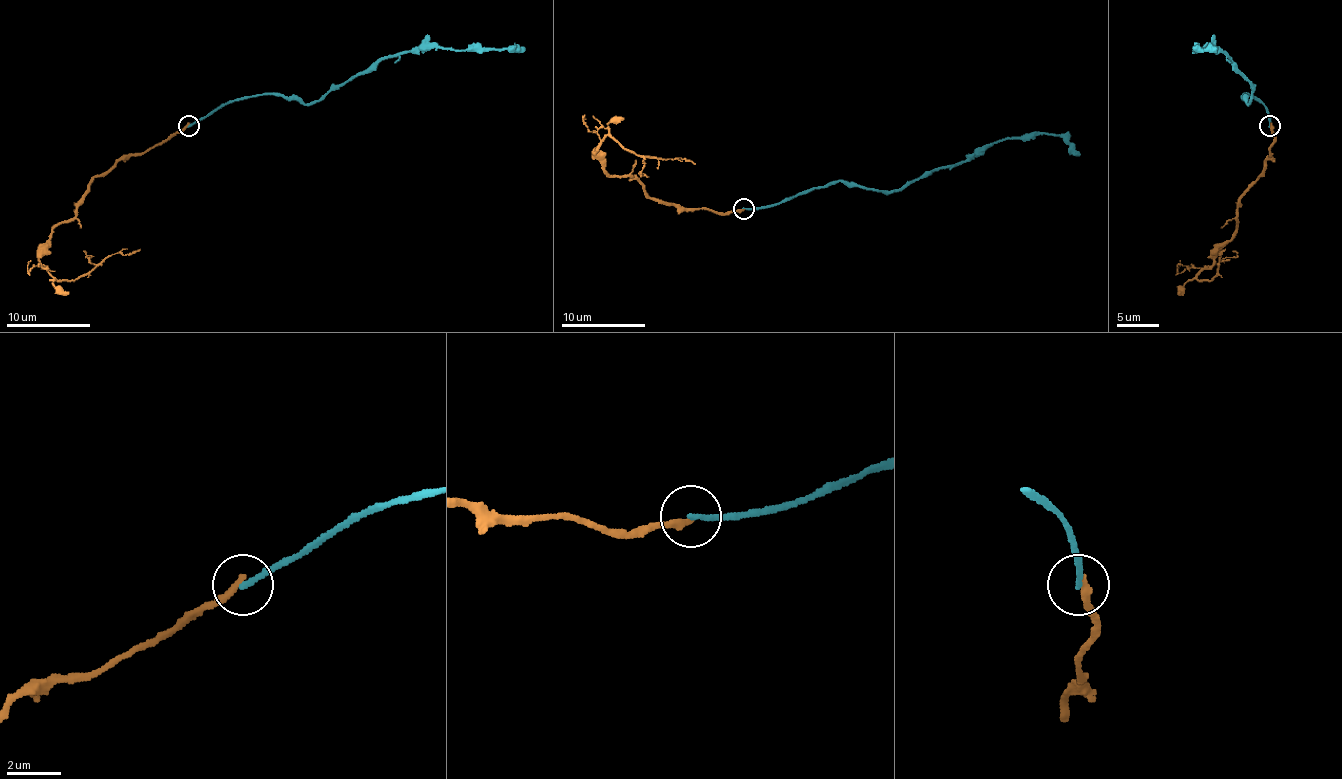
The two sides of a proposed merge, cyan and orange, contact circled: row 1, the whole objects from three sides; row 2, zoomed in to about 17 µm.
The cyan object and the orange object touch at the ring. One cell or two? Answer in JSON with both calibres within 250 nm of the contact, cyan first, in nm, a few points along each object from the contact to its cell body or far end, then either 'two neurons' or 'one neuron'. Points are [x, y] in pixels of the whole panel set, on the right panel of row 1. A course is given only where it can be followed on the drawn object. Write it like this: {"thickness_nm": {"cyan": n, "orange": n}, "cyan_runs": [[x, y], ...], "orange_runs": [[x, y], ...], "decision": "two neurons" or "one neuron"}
{"thickness_nm": {"cyan": 190, "orange": 260}, "cyan_runs": [[1270, 126], [1265, 107], [1249, 95], [1242, 97], [1249, 103], [1251, 84], [1223, 52], [1194, 48], [1217, 48]], "orange_runs": [[1270, 126], [1270, 156], [1240, 198], [1236, 229], [1198, 280], [1217, 273], [1219, 252], [1226, 248]], "decision": "two neurons"}

